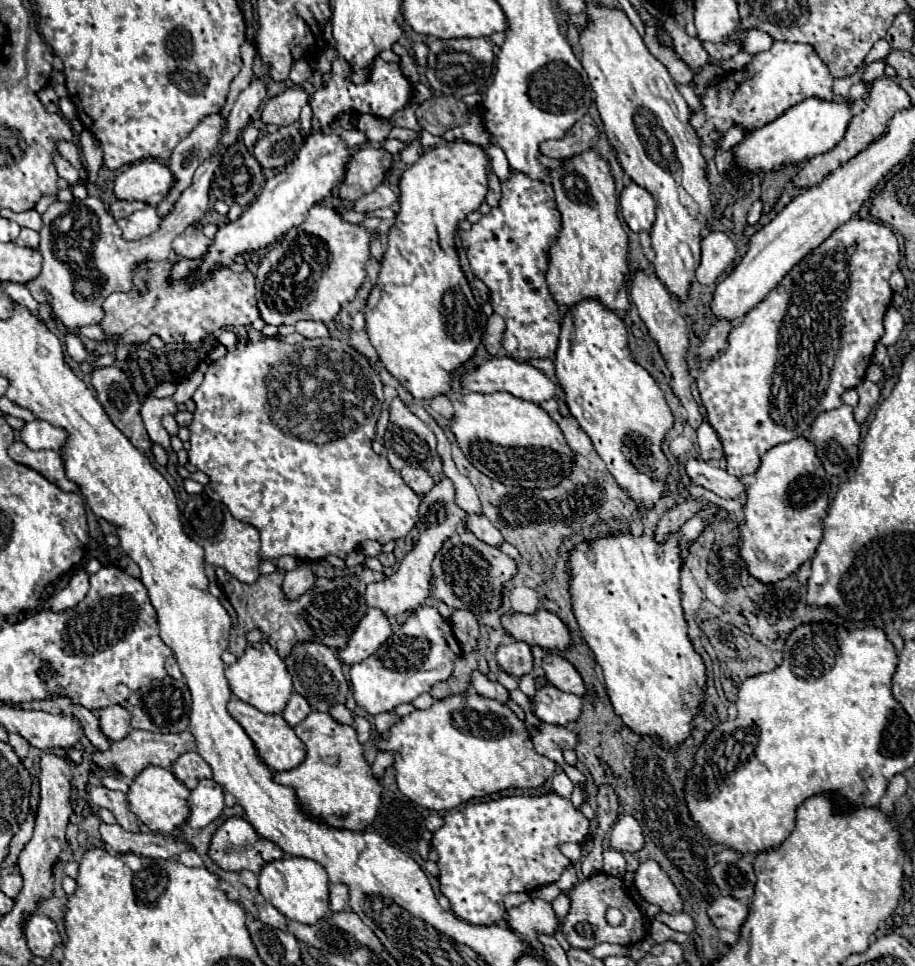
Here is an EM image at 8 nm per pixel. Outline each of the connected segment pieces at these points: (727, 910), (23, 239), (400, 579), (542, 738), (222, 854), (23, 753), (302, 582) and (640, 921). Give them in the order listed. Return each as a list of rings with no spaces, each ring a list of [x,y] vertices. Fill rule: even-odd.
[[[717,898],[707,906],[707,916],[717,928],[725,928],[729,932],[739,932],[741,924],[745,922],[745,916],[749,912],[749,906],[735,900],[735,898]]]
[[[21,228],[21,234],[19,234],[19,238],[15,240],[15,244],[17,246],[39,246],[39,234],[37,232],[33,232],[33,230],[29,230],[29,228]]]
[[[441,478],[439,484],[435,484],[431,488],[429,494],[423,496],[423,502],[421,502],[421,508],[419,508],[419,540],[415,544],[415,548],[403,558],[401,566],[397,568],[397,572],[389,578],[385,578],[383,582],[377,582],[377,584],[369,584],[367,590],[365,590],[365,602],[367,602],[367,608],[377,608],[377,610],[383,610],[383,614],[387,614],[389,618],[393,616],[399,616],[399,614],[405,614],[405,612],[411,612],[415,610],[417,606],[421,606],[427,596],[429,596],[429,580],[431,580],[431,560],[433,556],[439,552],[441,544],[453,536],[453,534],[459,534],[465,526],[465,512],[461,508],[455,506],[453,502],[455,498],[455,488],[451,484],[449,478]]]
[[[539,722],[539,726],[529,726],[529,734],[537,754],[543,754],[551,758],[555,764],[559,764],[575,784],[585,784],[585,776],[575,766],[569,766],[563,760],[563,750],[573,750],[577,744],[577,736],[571,730],[563,726]]]
[[[227,818],[217,832],[211,838],[209,844],[209,858],[223,870],[227,872],[239,872],[239,870],[251,870],[251,872],[259,872],[267,862],[271,860],[279,860],[283,858],[283,852],[277,844],[273,844],[271,840],[259,836],[255,832],[255,828],[245,820],[245,818]]]
[[[9,734],[9,744],[13,746],[13,750],[15,750],[15,754],[21,758],[21,760],[25,760],[27,758],[27,752],[29,752],[29,744],[21,738],[21,736],[17,736],[17,734]]]
[[[301,562],[297,570],[285,574],[285,580],[283,580],[281,588],[283,588],[283,594],[285,594],[287,600],[295,600],[295,598],[303,596],[313,586],[313,582],[315,582],[315,576],[307,568],[307,564]]]
[[[599,872],[599,874],[591,876],[591,878],[587,878],[587,880],[579,882],[573,890],[569,890],[569,898],[571,898],[571,908],[569,908],[569,914],[563,918],[561,932],[565,934],[567,942],[573,948],[591,950],[599,942],[611,942],[611,944],[619,944],[619,946],[629,946],[629,944],[635,944],[635,942],[643,940],[643,936],[645,936],[645,920],[647,918],[639,912],[635,902],[625,892],[625,886],[623,886],[621,878]],[[607,908],[617,908],[617,910],[623,912],[625,920],[623,920],[621,926],[611,926],[605,920]]]

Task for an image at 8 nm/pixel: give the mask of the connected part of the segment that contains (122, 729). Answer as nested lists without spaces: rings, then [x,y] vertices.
[[[109,706],[99,712],[99,728],[111,740],[121,740],[131,732],[129,720],[131,720],[131,714],[123,706]]]

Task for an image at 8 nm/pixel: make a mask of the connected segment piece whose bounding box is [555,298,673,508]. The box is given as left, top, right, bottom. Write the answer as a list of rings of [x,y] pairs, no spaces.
[[[585,298],[575,306],[567,308],[561,322],[555,370],[557,380],[565,392],[569,412],[579,420],[581,428],[591,438],[597,454],[607,464],[615,482],[623,490],[627,490],[629,496],[639,502],[641,508],[651,508],[661,498],[665,478],[669,474],[667,458],[661,452],[661,440],[671,428],[673,416],[655,380],[645,368],[631,360],[627,346],[627,328],[623,320],[613,310],[607,310],[607,306],[603,306],[597,298]]]

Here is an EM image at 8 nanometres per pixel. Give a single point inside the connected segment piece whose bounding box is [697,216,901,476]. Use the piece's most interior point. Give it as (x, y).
(791, 357)

